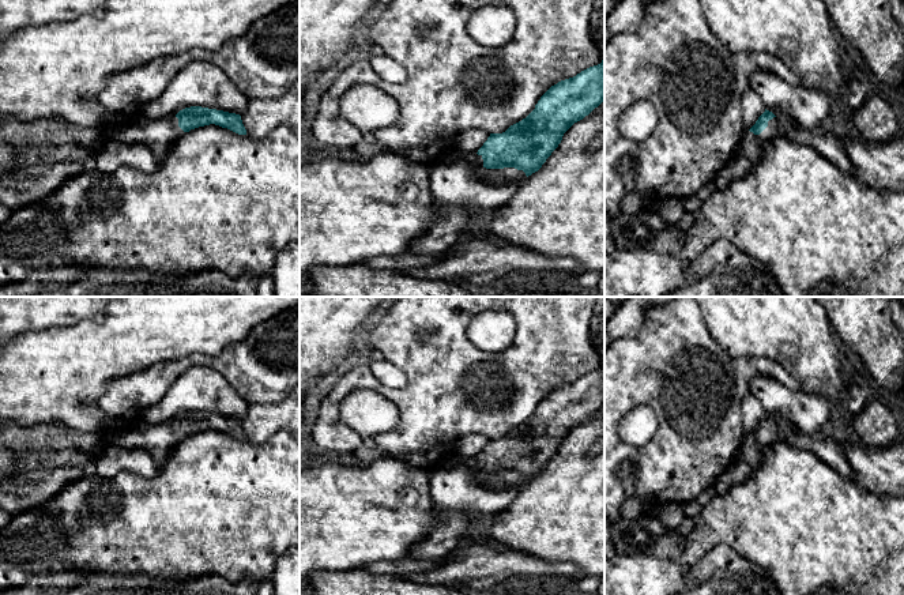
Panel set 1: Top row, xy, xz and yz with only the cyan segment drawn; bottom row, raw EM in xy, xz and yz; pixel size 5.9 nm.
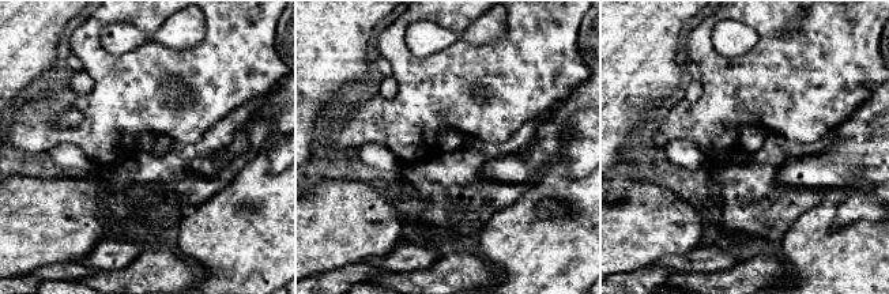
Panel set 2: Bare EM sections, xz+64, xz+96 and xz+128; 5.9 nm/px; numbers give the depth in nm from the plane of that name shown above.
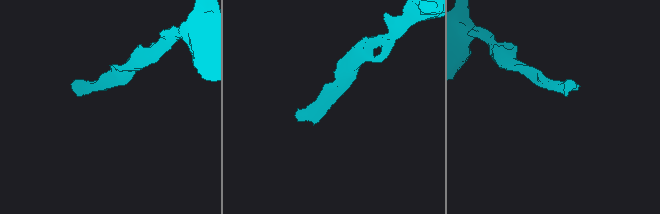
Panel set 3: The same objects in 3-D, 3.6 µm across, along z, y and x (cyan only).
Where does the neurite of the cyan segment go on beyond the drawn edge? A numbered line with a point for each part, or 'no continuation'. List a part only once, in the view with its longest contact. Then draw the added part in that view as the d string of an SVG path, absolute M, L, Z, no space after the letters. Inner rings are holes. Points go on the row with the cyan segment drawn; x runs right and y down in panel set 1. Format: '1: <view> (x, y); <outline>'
1: xz (497, 176); M455 147L445 152L442 157L438 157L434 162L430 162L427 167L432 170L437 165L452 163L457 159L466 159L471 165L475 165L479 169L479 174L485 180L497 185L509 184L512 181L524 181L527 178L523 170L517 170L515 167L486 169L483 166L482 155L478 155L477 152L462 152Z

